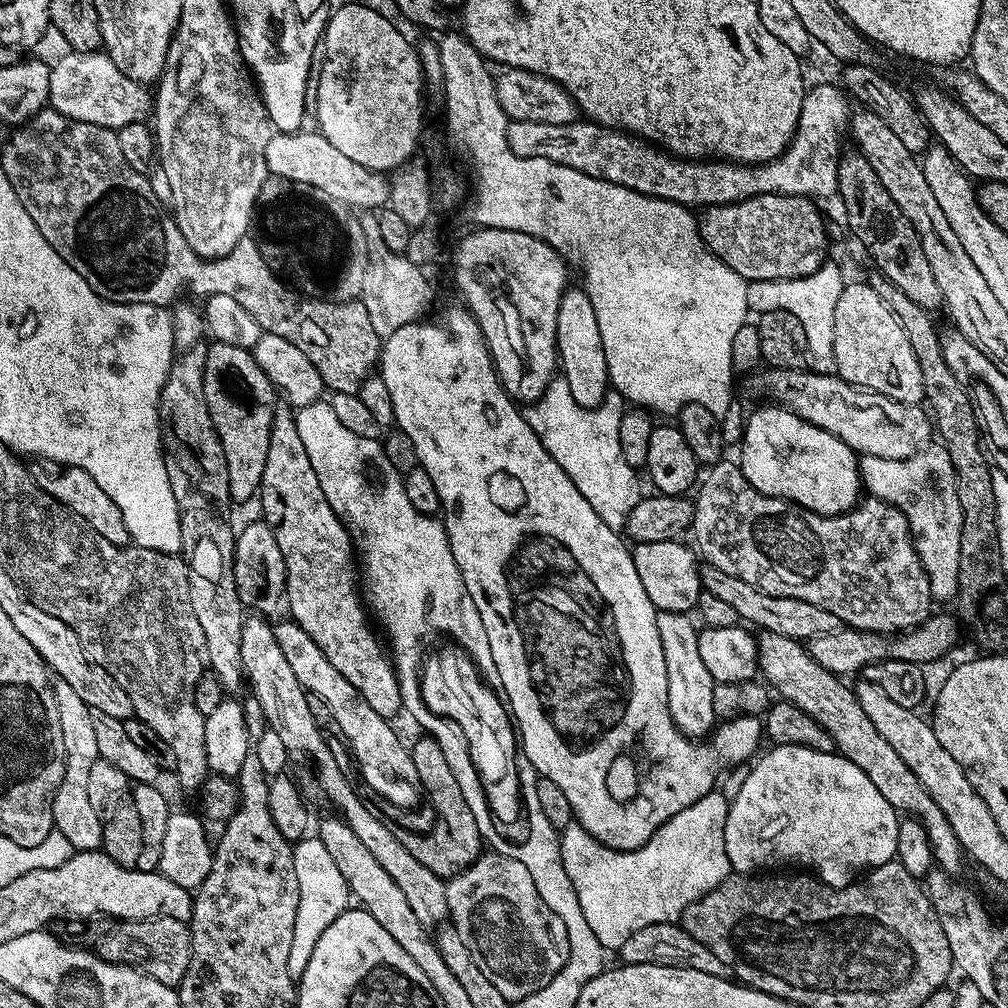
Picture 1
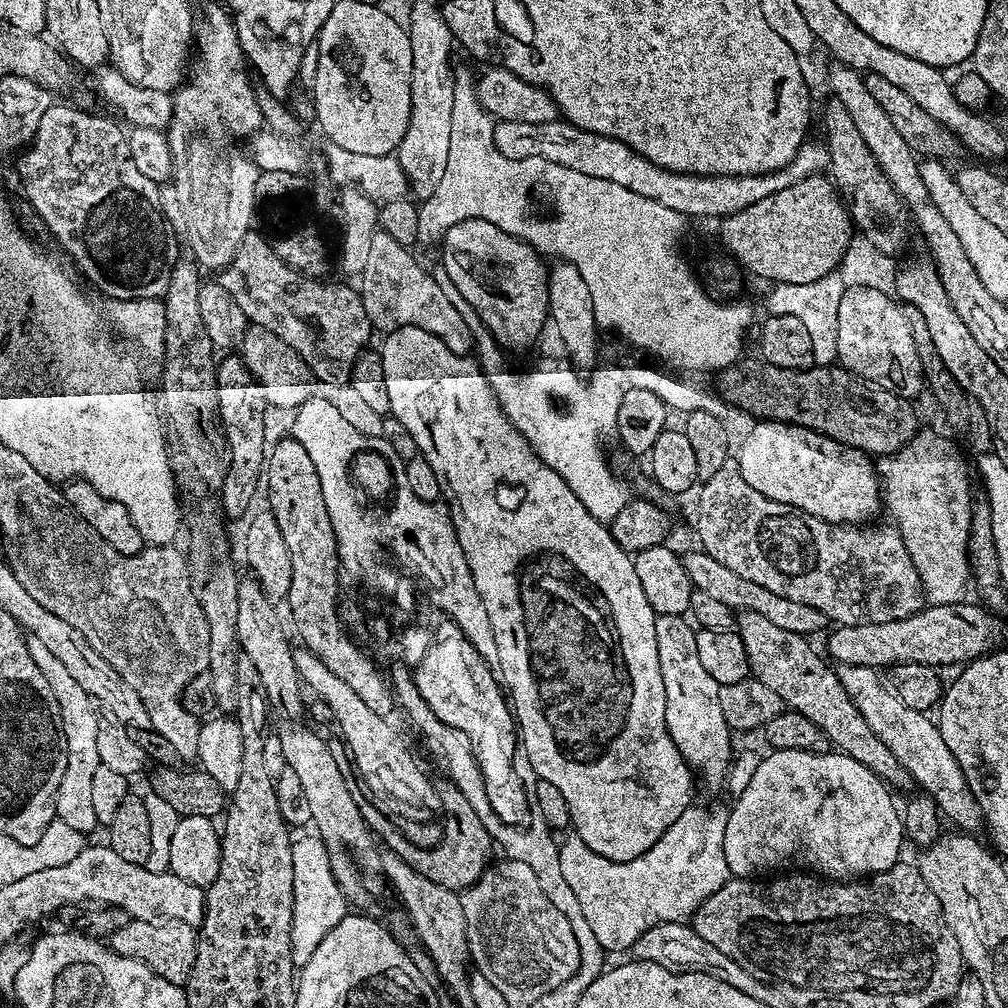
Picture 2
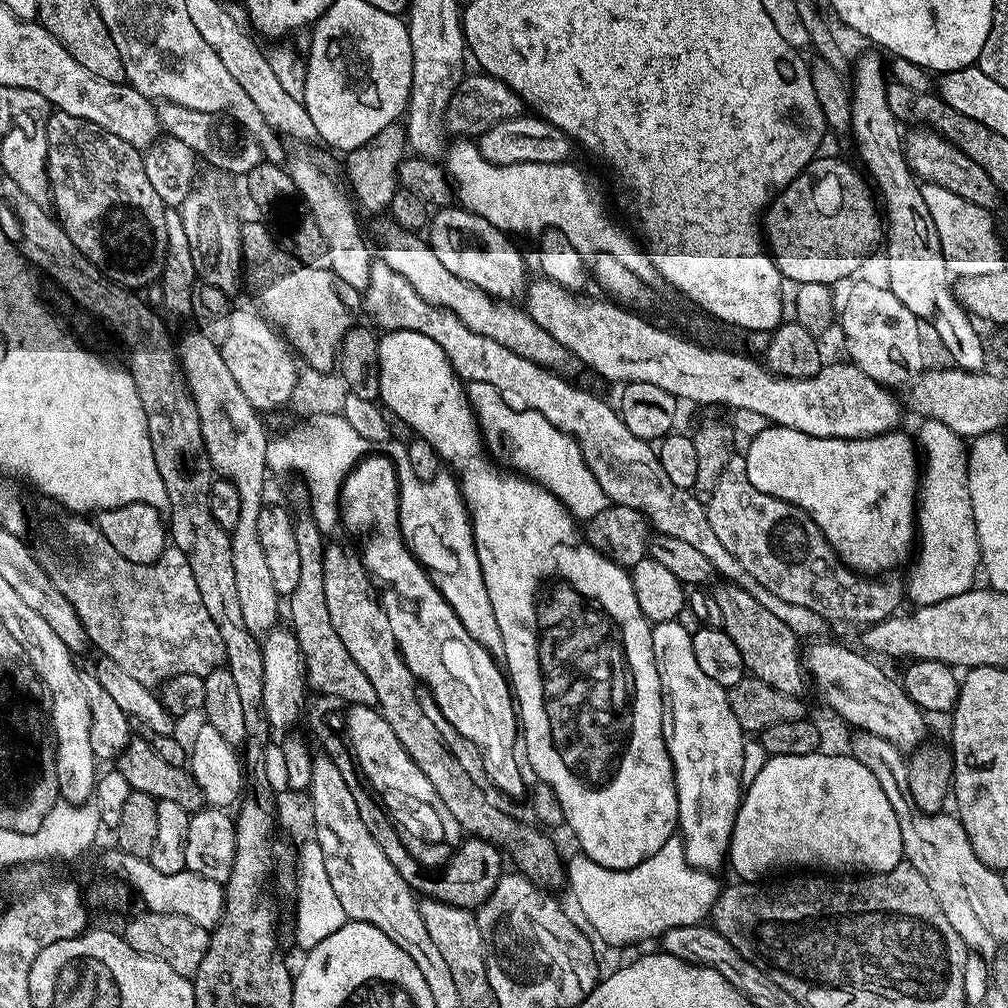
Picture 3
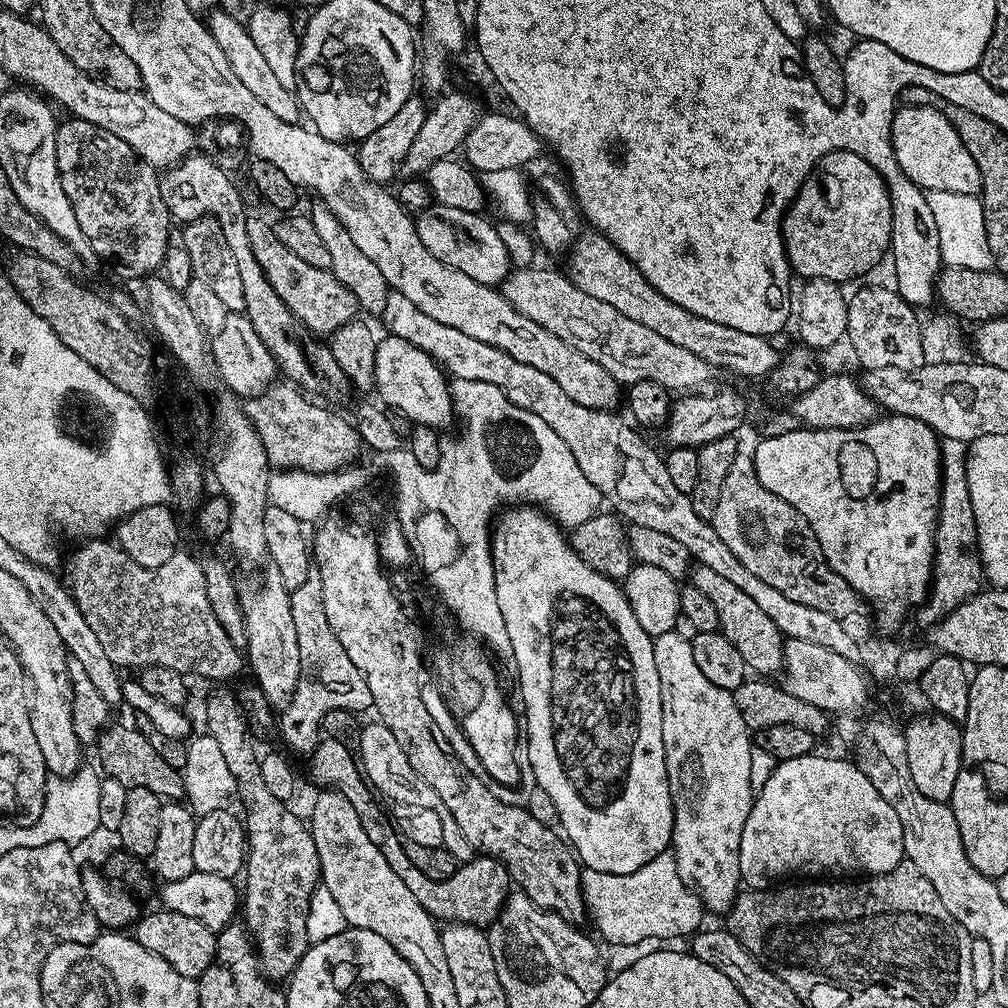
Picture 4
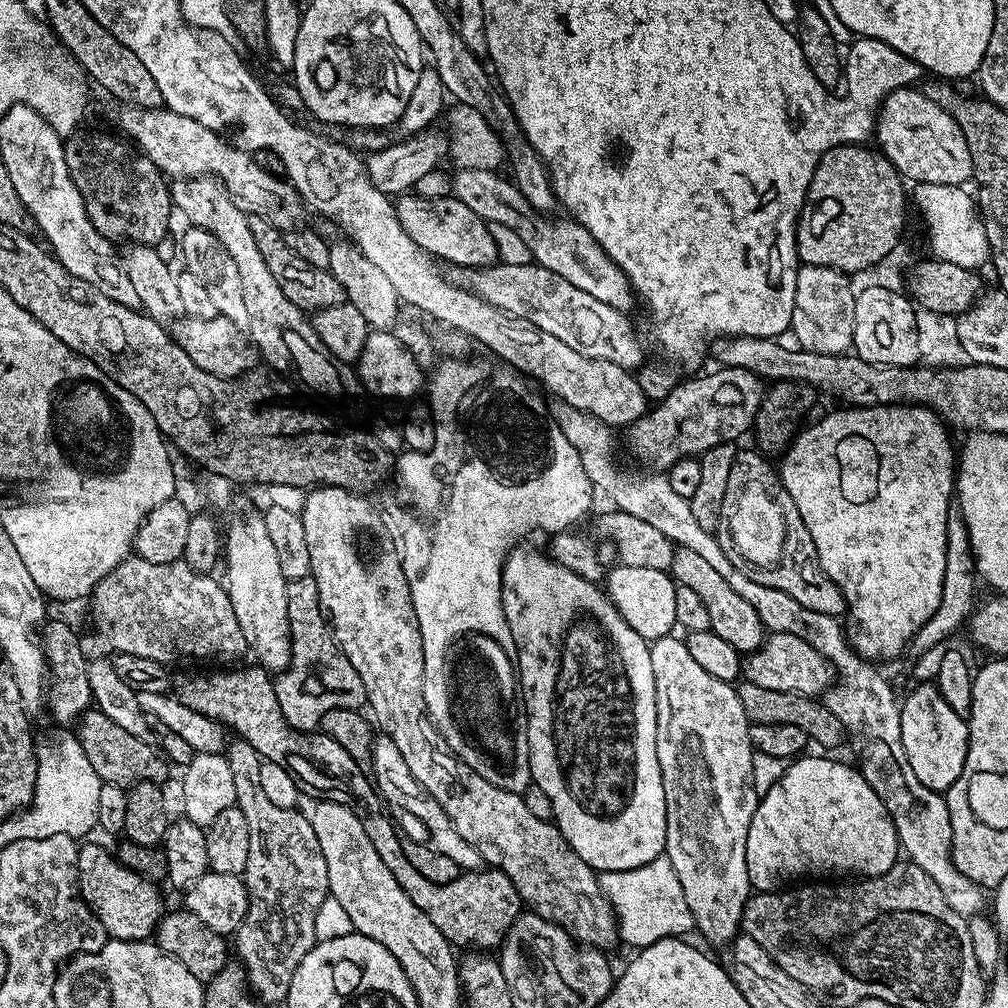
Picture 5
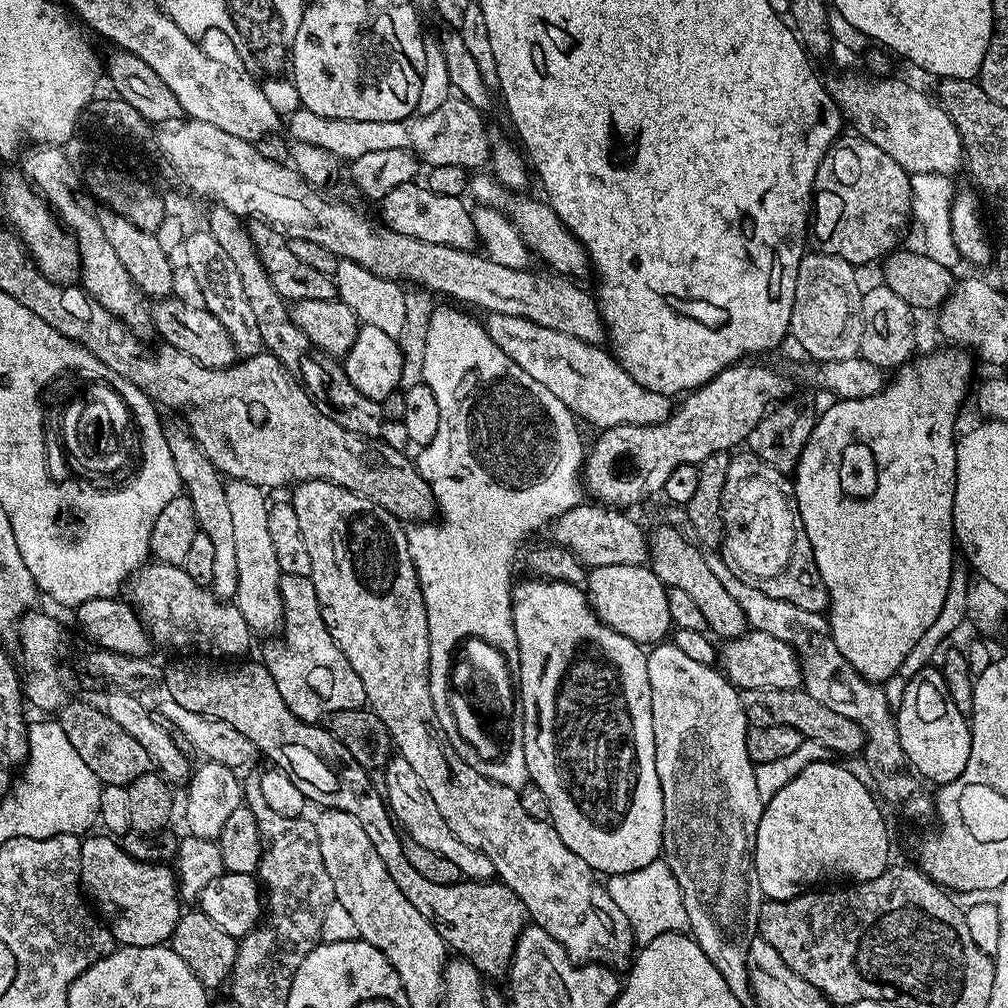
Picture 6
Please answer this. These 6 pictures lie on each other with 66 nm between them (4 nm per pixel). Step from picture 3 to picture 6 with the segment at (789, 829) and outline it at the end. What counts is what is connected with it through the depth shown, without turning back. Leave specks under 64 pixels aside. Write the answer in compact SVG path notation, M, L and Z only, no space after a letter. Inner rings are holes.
M827 759L819 760L810 766L806 766L806 770L802 770L790 782L786 782L786 786L782 786L782 790L778 790L778 794L774 794L774 798L770 798L765 803L764 813L758 822L758 834L756 835L754 850L752 851L754 870L758 874L758 886L760 887L761 897L770 900L789 900L795 896L800 896L803 892L815 889L817 886L827 885L824 884L827 880L836 880L832 882L855 882L861 884L870 878L878 878L878 874L882 874L890 867L888 855L892 852L892 840L888 837L888 824L884 821L883 814L880 813L881 805L878 803L873 789L869 787L867 783L864 785L850 769L843 768L840 764L832 763L833 761L831 759Z

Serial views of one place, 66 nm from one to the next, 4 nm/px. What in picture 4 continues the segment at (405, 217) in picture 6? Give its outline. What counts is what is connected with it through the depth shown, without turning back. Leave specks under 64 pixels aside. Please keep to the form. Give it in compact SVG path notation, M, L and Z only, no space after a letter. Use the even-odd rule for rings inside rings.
M434 202L415 217L415 222L422 246L426 246L438 262L454 270L462 270L462 274L470 274L474 282L500 286L510 273L508 251L506 246L502 246L502 238L498 238L496 224L486 217L479 212L457 210L454 206Z

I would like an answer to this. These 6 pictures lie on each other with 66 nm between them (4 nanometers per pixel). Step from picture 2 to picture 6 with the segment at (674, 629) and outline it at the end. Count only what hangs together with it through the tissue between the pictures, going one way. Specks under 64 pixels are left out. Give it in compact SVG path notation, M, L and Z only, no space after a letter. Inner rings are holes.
M673 642L655 645L647 657L656 769L664 807L662 856L674 878L678 878L692 939L702 946L718 974L726 978L726 986L730 986L732 993L747 1001L750 996L748 945L757 935L756 923L762 903L752 851L766 803L758 794L756 769L746 754L746 734L750 725L740 701L740 692L723 671L713 665L694 662Z

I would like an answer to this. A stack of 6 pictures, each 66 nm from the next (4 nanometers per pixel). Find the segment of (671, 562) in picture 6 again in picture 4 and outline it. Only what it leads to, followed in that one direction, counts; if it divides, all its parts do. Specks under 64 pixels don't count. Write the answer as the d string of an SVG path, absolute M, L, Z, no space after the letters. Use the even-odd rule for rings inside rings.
M697 563L691 569L690 582L698 586L698 590L702 590L702 594L706 594L710 602L714 602L714 610L718 610L720 631L734 644L738 653L742 654L747 667L753 673L768 678L771 677L771 672L779 673L783 669L786 637L778 630L778 626L774 626L769 616L754 603L754 598L750 598L750 594L745 594L743 590L738 590L738 586L734 586L734 582L722 578L718 570L710 570L710 566L701 563Z

